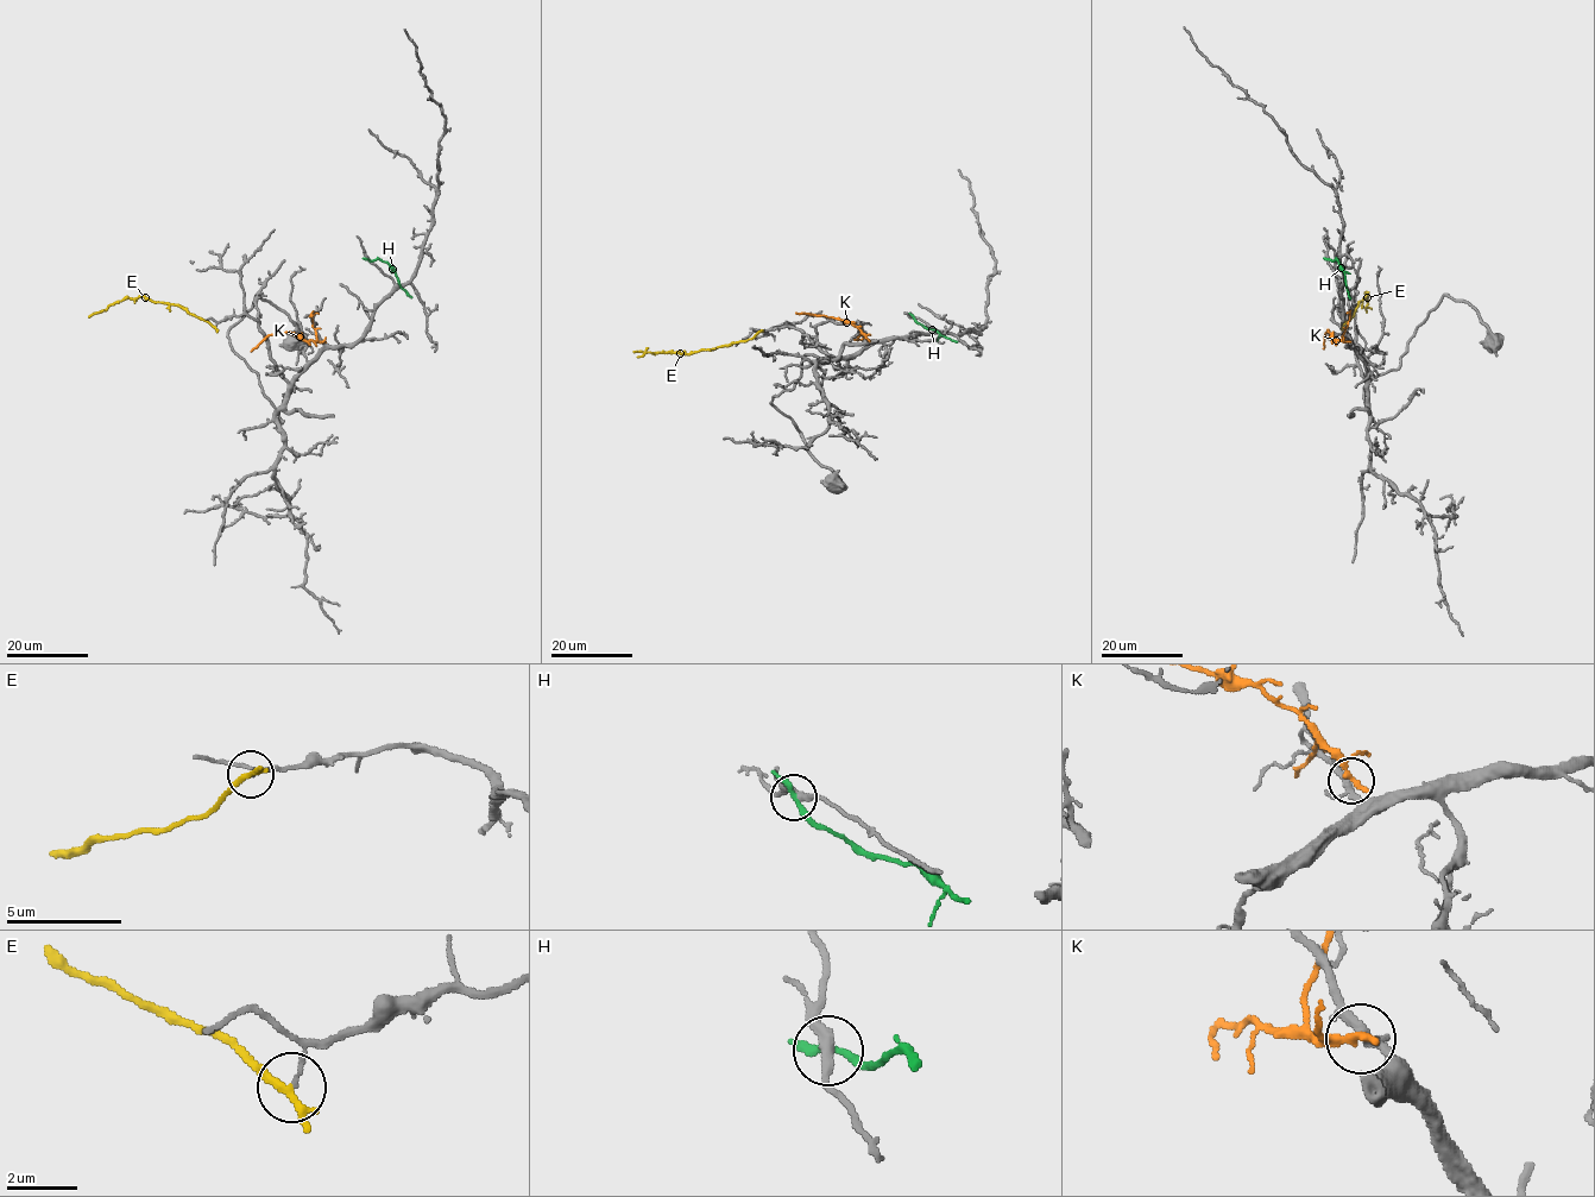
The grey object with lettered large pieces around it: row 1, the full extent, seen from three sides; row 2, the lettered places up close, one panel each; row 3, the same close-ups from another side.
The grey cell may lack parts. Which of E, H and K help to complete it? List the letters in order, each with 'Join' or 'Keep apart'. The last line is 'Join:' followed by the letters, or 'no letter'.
E: Keep apart
H: Keep apart
K: Keep apart
Join: no letter

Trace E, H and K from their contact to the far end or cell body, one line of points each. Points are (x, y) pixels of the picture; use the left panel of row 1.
E: (215, 327), (177, 304), (144, 297), (124, 297), (88, 317)
H: (366, 259), (386, 262), (398, 284), (411, 297)
K: (322, 341), (302, 340), (289, 332), (269, 334), (251, 352)

